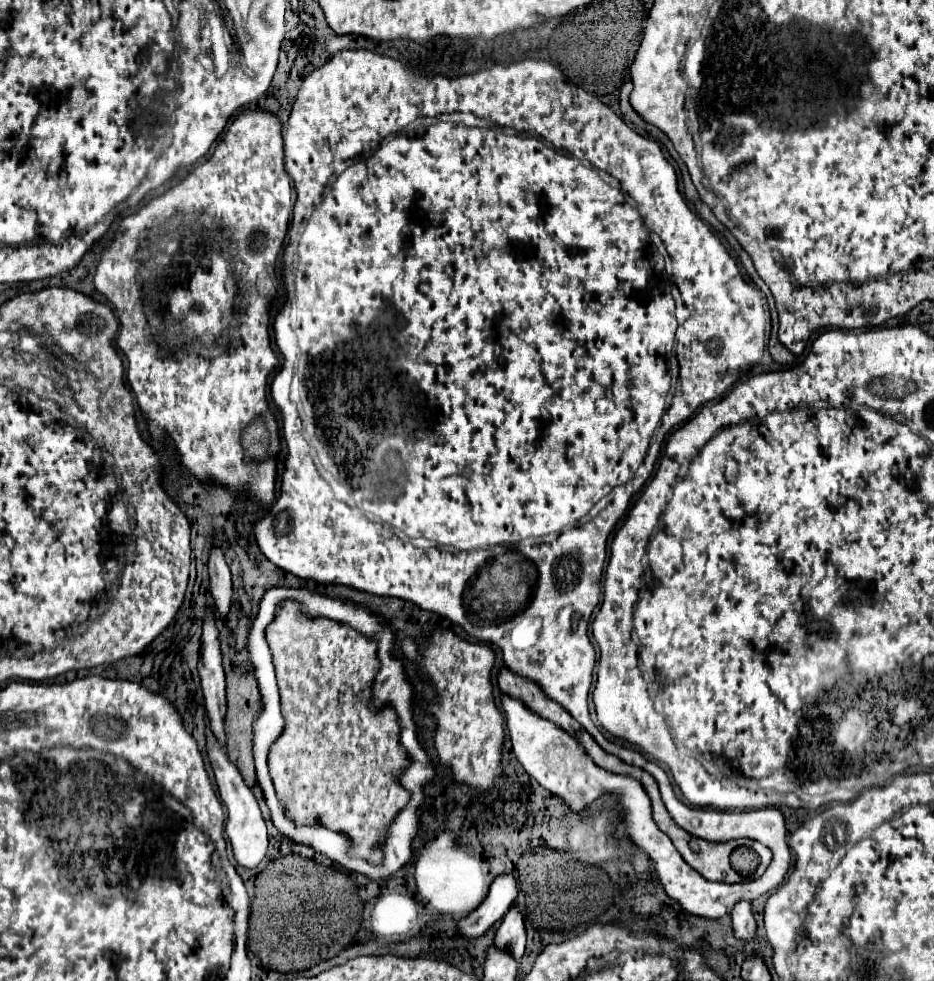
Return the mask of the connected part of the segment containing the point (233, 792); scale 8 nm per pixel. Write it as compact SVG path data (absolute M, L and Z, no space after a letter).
M206 729L206 735L208 735L208 759L210 759L212 769L214 769L220 799L222 799L222 803L226 807L226 837L232 843L236 863L246 867L246 869L254 869L264 859L266 849L268 849L266 823L264 823L264 819L260 815L258 801L254 799L252 791L246 787L240 771L230 763L228 755L226 755L226 747L218 747L216 739L210 735L210 729Z

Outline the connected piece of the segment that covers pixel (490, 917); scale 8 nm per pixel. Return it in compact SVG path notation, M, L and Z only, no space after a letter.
M500 875L490 887L488 899L470 915L458 921L458 933L466 941L474 941L482 937L498 919L506 915L506 911L512 907L514 899L518 895L516 881L512 875Z

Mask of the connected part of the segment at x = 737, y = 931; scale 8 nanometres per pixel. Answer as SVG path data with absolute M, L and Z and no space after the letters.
M742 901L732 911L732 929L736 939L740 941L754 941L756 937L756 919L750 911L750 903Z

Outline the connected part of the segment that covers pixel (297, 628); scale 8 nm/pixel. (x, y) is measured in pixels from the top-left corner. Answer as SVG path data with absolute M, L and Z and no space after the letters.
M282 603L278 619L266 629L266 639L274 655L282 715L286 719L286 731L278 737L274 747L270 747L270 775L278 795L282 795L282 803L290 807L290 817L296 823L322 819L326 827L350 835L350 841L354 843L352 855L380 863L382 853L378 851L378 841L384 827L408 799L408 793L396 781L396 775L406 769L410 761L398 739L394 711L384 709L374 713L368 709L370 683L378 671L374 641L330 619L302 619L302 615L298 615L298 603Z

